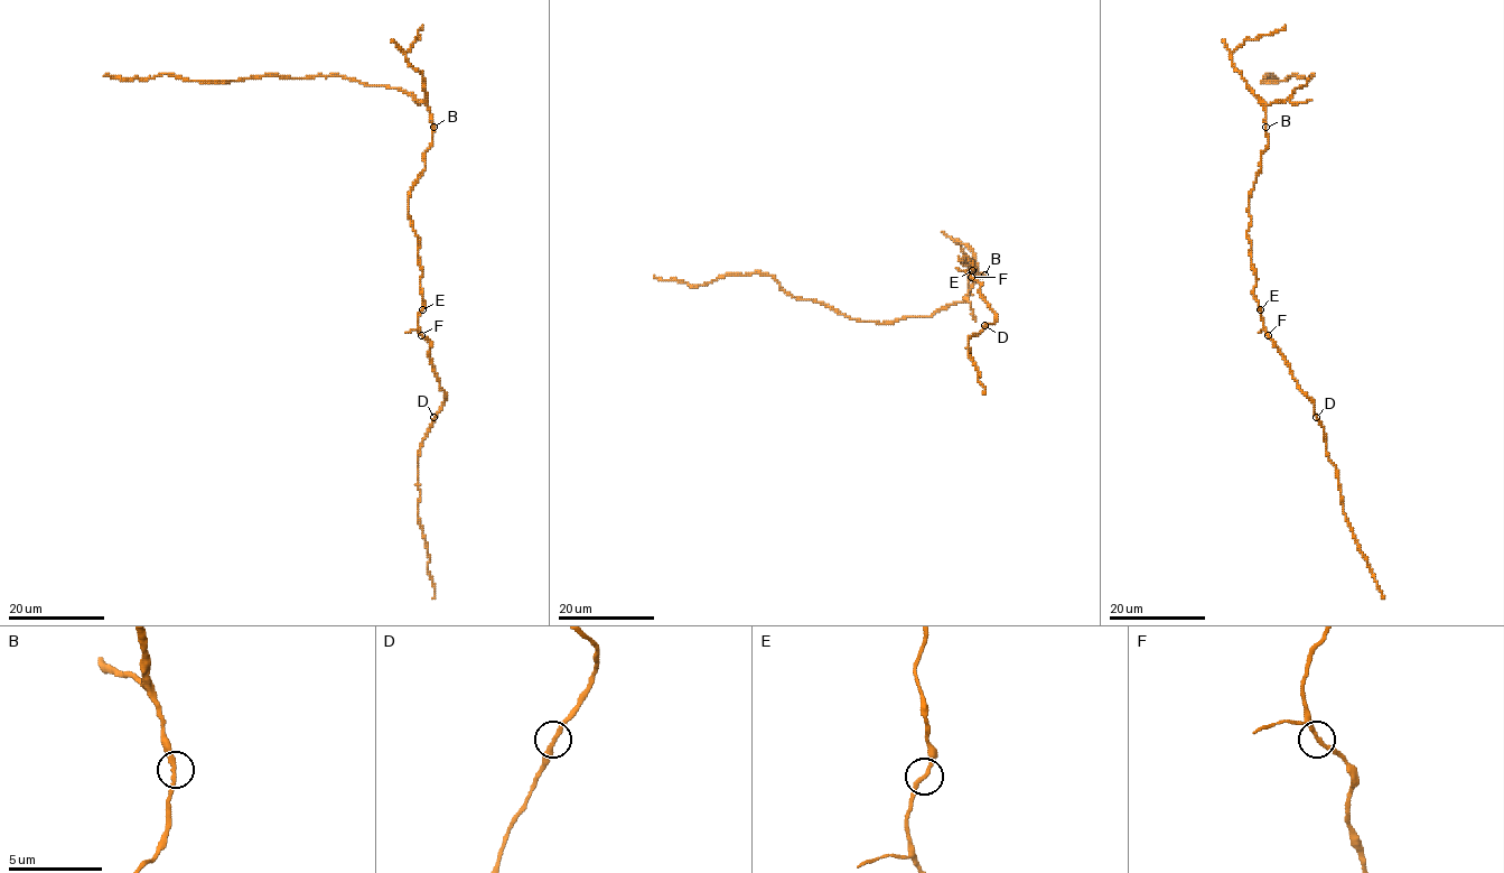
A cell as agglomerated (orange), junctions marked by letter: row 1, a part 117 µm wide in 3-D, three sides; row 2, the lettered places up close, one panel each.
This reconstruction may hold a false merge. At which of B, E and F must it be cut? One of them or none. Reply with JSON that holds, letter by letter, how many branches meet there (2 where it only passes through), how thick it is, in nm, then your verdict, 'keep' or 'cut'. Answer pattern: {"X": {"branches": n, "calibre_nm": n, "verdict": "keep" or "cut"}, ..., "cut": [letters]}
{"B": {"branches": 2, "calibre_nm": 200, "verdict": "keep"}, "E": {"branches": 2, "calibre_nm": 200, "verdict": "keep"}, "F": {"branches": 2, "calibre_nm": 200, "verdict": "keep"}, "cut": []}

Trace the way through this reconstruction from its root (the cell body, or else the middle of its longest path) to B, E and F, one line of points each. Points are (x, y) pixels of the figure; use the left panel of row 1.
B: (409, 194), (424, 168), (424, 152), (430, 146), (433, 126)
E: (409, 194), (408, 214), (419, 244), (422, 309)
F: (409, 194), (408, 214), (418, 238), (422, 271), (423, 309), (417, 322), (421, 335)

